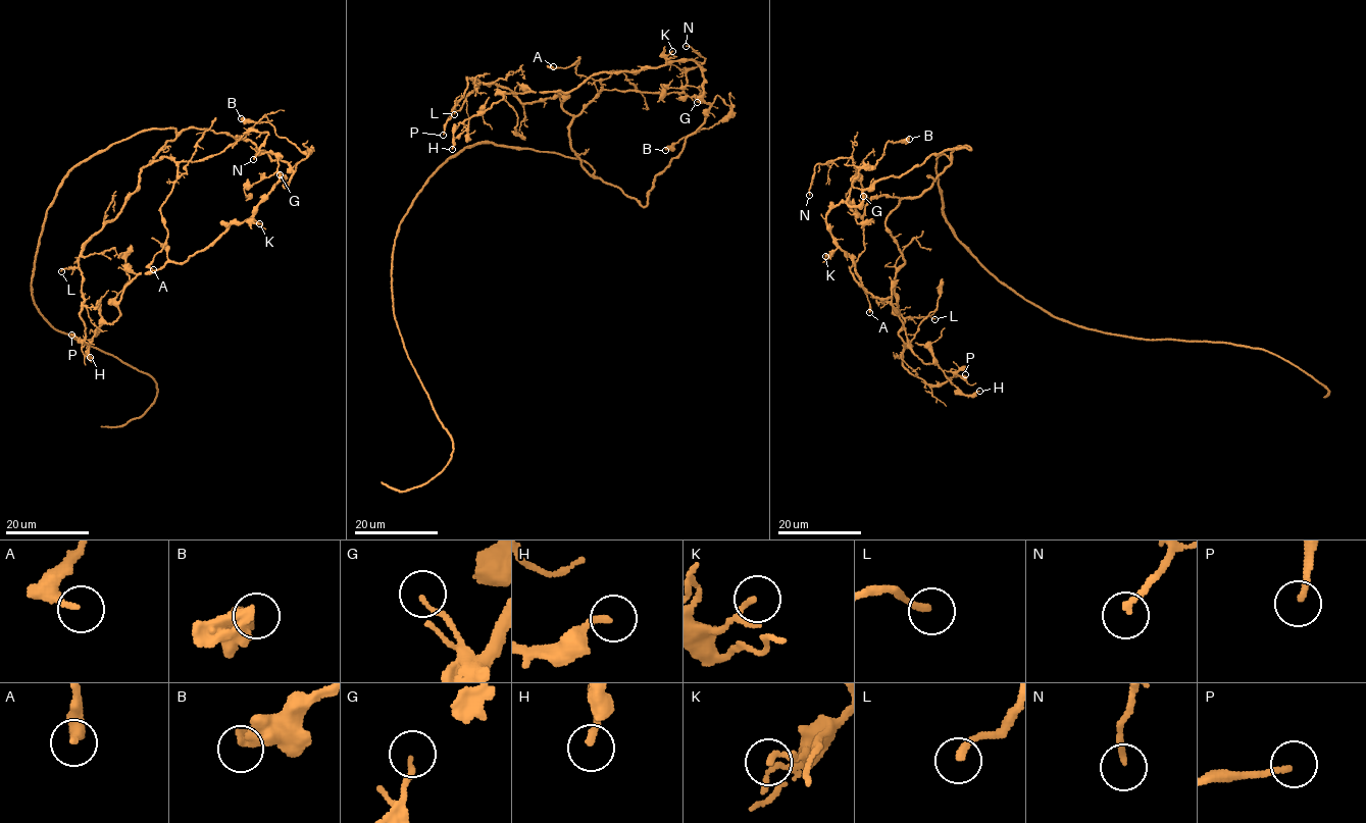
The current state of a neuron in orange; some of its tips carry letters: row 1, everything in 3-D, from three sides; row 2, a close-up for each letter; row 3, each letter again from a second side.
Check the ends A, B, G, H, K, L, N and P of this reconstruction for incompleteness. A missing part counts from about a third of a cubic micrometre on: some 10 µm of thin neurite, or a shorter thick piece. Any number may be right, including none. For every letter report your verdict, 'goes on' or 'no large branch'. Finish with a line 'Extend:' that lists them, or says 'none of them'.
A: no large branch
B: no large branch
G: no large branch
H: no large branch
K: no large branch
L: no large branch
N: no large branch
P: no large branch
Extend: none of them

